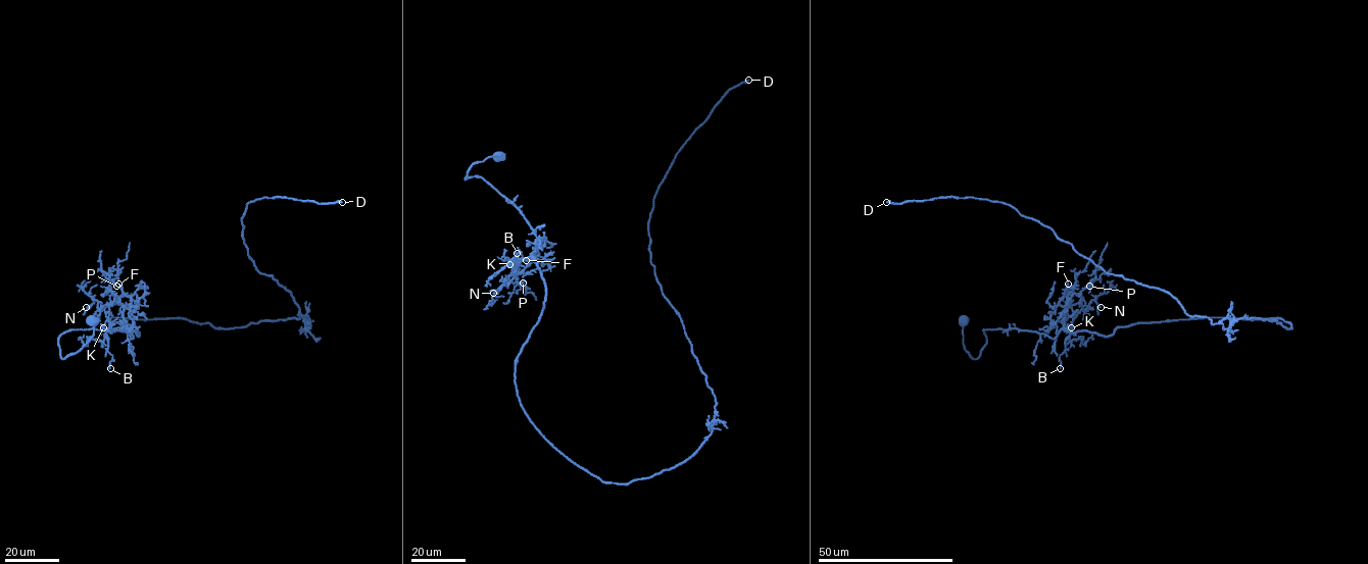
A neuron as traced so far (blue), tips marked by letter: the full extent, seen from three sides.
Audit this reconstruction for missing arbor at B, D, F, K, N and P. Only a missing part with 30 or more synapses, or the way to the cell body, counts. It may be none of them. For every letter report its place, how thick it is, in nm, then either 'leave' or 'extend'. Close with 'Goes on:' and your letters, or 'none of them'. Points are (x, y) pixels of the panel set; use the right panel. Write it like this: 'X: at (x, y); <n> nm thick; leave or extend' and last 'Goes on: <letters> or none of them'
B: at (1060, 368); 140 nm thick; leave
D: at (886, 202); 200 nm thick; extend
F: at (1068, 284); 240 nm thick; extend
K: at (1071, 327); 160 nm thick; leave
N: at (1101, 307); 110 nm thick; leave
P: at (1089, 286); 80 nm thick; leave
Goes on: D, F

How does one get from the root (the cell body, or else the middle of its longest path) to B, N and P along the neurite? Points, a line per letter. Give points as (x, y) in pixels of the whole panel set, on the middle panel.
B: (499, 158), (475, 162), (466, 178), (483, 177), (524, 215), (540, 244), (530, 256), (512, 264), (517, 253)
N: (499, 158), (475, 162), (466, 178), (482, 176), (507, 198), (540, 244), (530, 263), (493, 293)
P: (499, 158), (475, 162), (466, 178), (490, 184), (540, 242), (529, 260), (514, 266), (523, 283)

